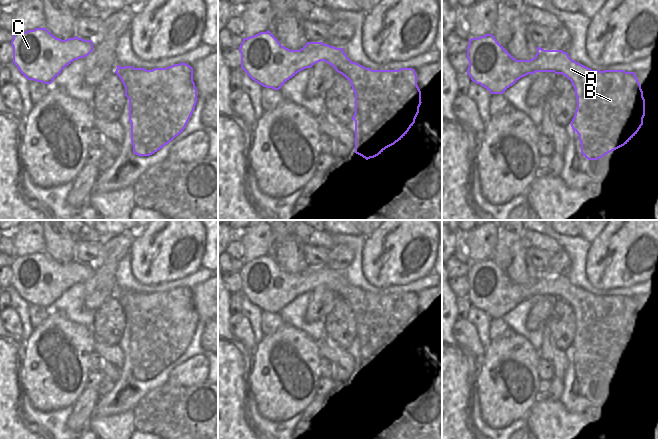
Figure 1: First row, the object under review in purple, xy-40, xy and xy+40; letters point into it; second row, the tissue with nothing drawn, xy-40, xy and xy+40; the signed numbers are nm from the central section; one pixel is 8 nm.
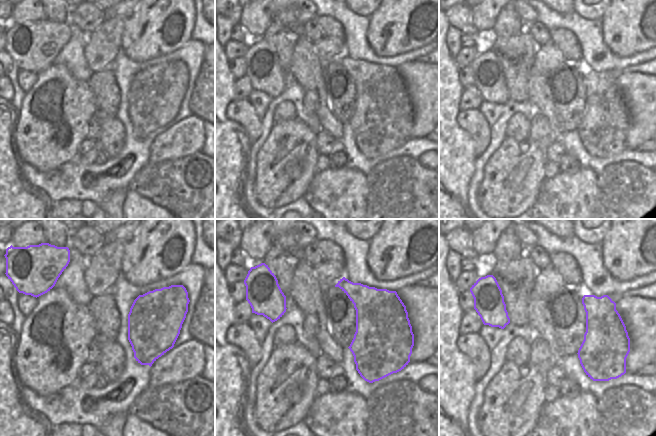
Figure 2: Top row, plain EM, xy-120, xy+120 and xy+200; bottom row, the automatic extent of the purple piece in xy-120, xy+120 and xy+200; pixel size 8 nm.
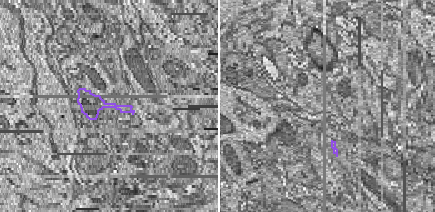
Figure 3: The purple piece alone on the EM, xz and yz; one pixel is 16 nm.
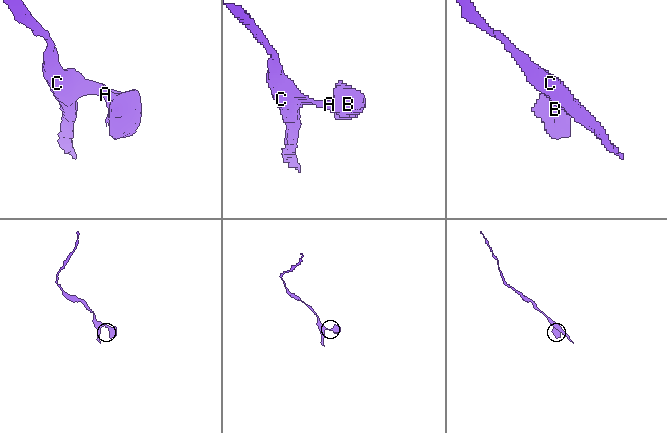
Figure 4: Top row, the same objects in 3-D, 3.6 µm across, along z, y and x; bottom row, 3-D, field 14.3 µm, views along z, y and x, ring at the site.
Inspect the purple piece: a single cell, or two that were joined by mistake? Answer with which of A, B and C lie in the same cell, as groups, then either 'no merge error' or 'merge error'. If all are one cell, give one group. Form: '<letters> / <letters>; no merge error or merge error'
A B C; no merge error

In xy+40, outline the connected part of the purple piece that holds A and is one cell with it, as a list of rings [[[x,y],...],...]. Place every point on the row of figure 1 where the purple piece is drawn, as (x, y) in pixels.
[[[486,34],[478,38],[471,38],[467,47],[467,59],[469,67],[467,74],[476,84],[486,88],[491,94],[503,94],[510,86],[520,78],[536,72],[554,72],[566,76],[572,83],[577,97],[577,109],[572,119],[571,127],[579,135],[581,153],[588,160],[598,160],[606,154],[627,144],[643,125],[645,116],[645,99],[641,85],[635,72],[624,70],[592,70],[574,60],[567,52],[562,50],[544,50],[537,47],[537,53],[530,60],[516,60],[492,34]]]

